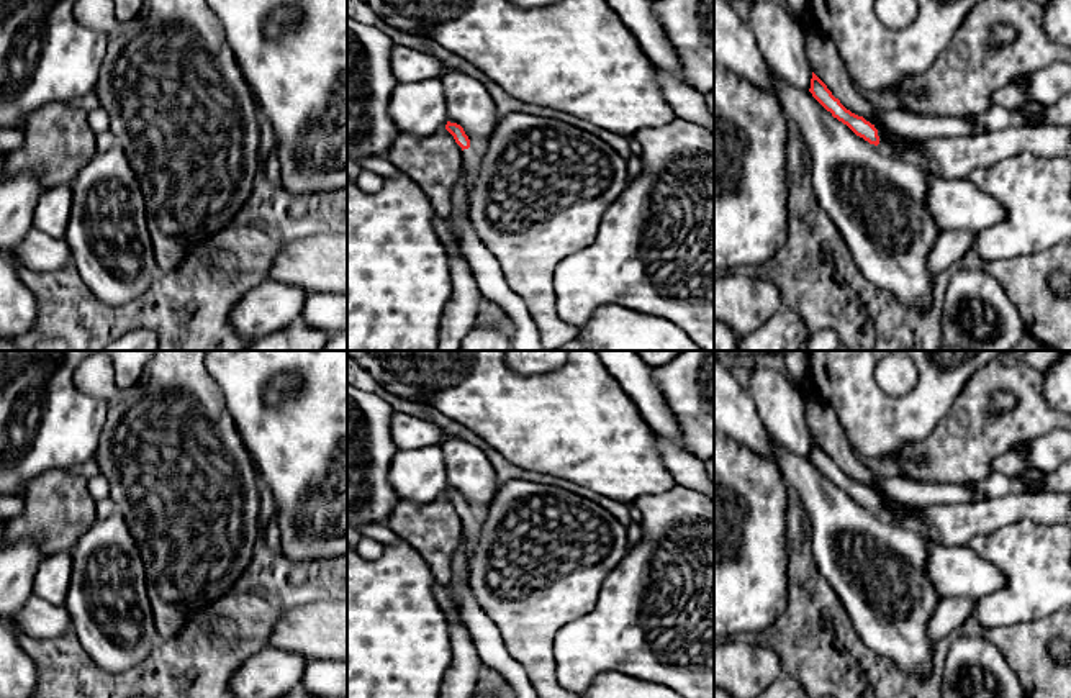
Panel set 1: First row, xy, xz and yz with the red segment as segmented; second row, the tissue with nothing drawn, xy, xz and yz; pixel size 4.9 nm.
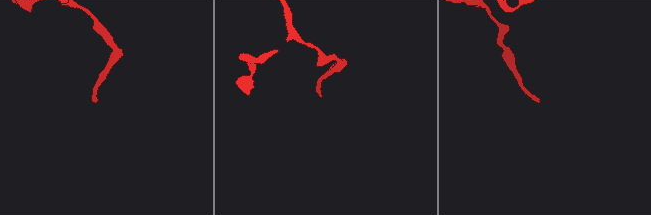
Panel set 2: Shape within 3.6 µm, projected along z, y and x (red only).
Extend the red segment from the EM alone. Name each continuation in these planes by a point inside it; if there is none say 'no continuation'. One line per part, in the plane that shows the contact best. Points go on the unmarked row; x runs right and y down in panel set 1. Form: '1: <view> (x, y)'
1: xz (470, 525)

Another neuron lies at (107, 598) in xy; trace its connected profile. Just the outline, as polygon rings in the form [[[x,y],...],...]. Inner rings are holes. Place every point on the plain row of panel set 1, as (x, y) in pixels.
[[[115,511],[108,518],[97,518],[70,555],[72,573],[62,606],[70,614],[72,631],[100,669],[106,673],[124,673],[146,660],[162,642],[149,603],[139,547],[124,518]]]

